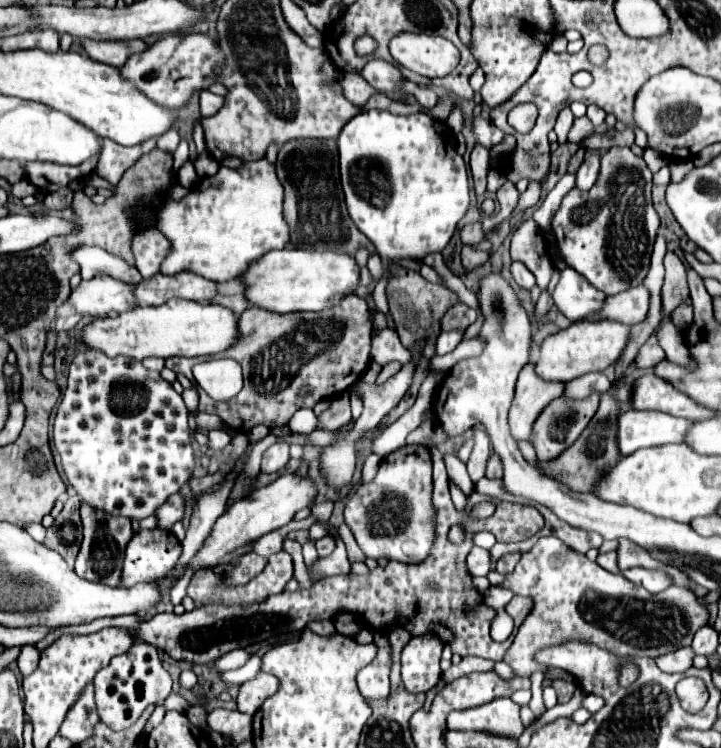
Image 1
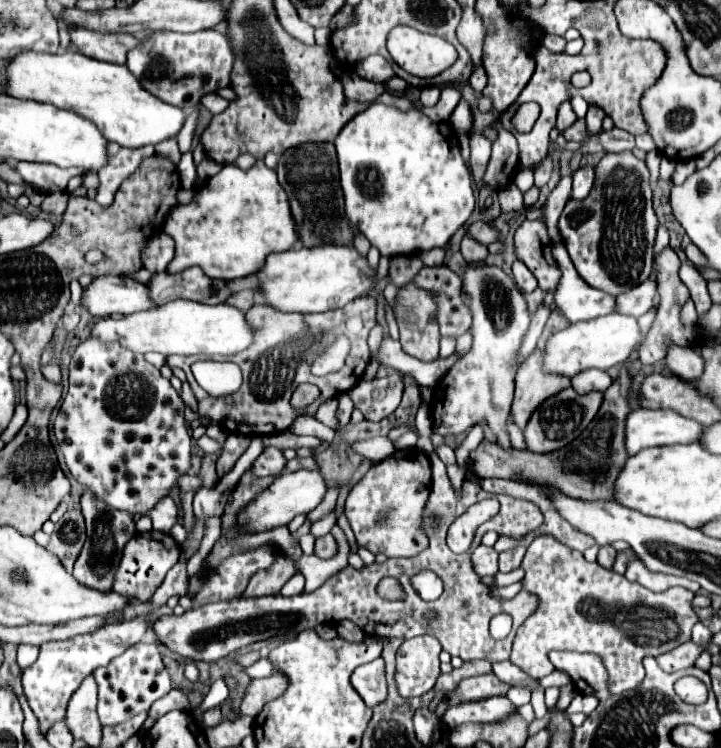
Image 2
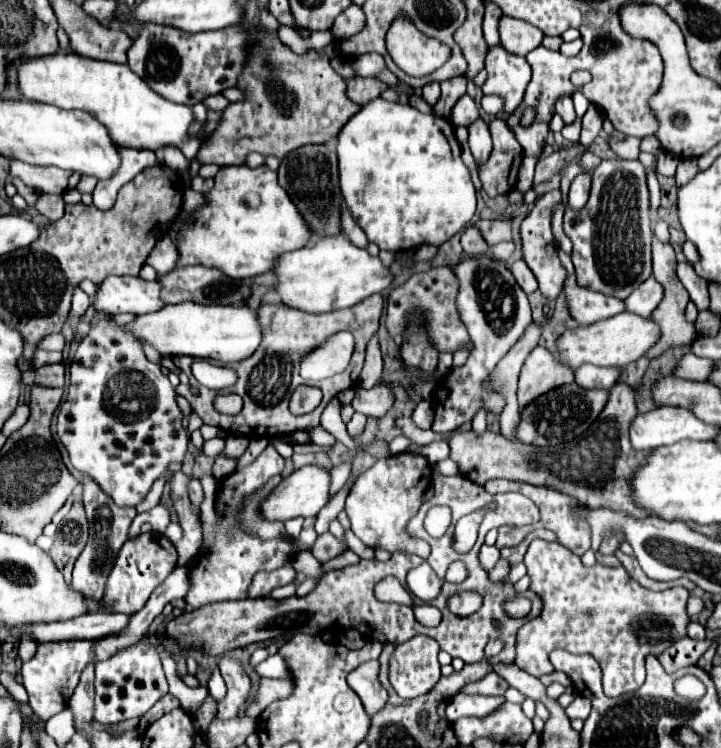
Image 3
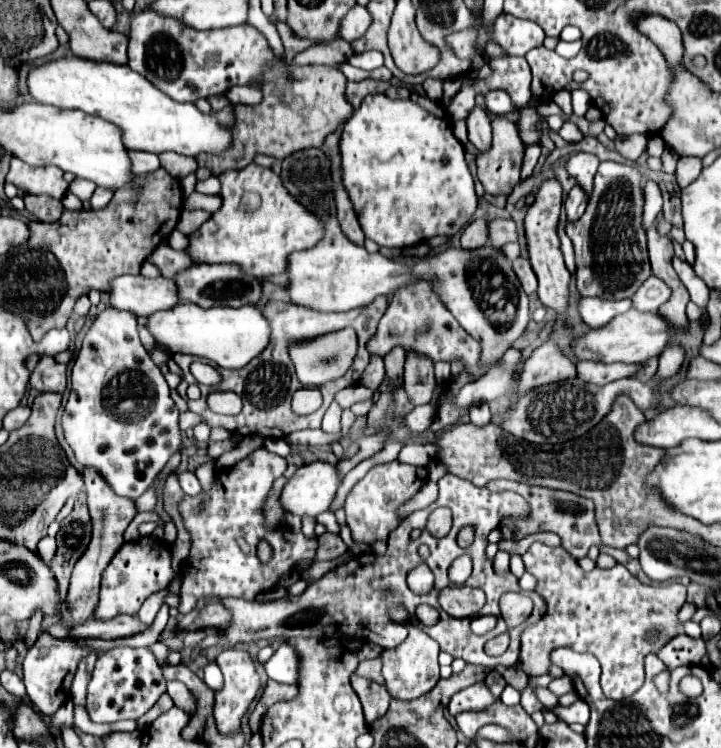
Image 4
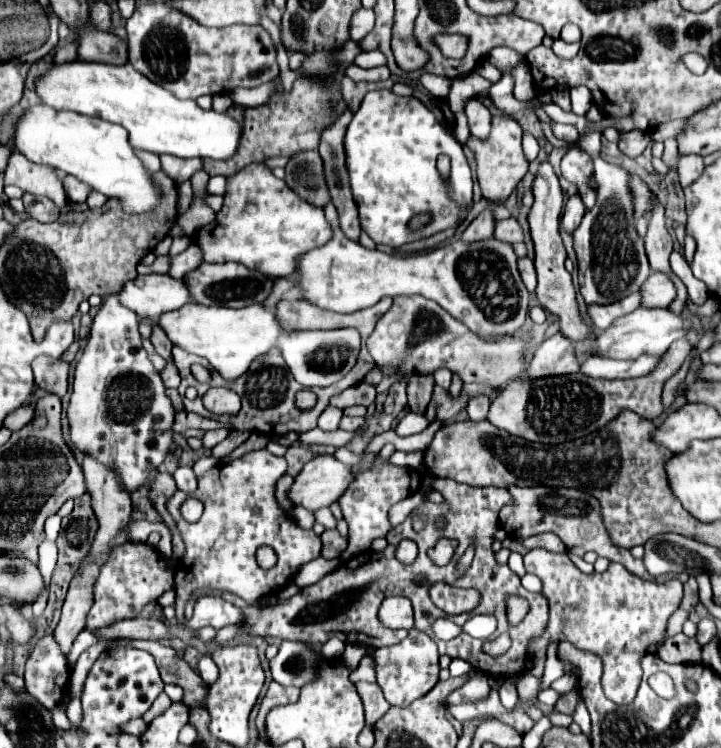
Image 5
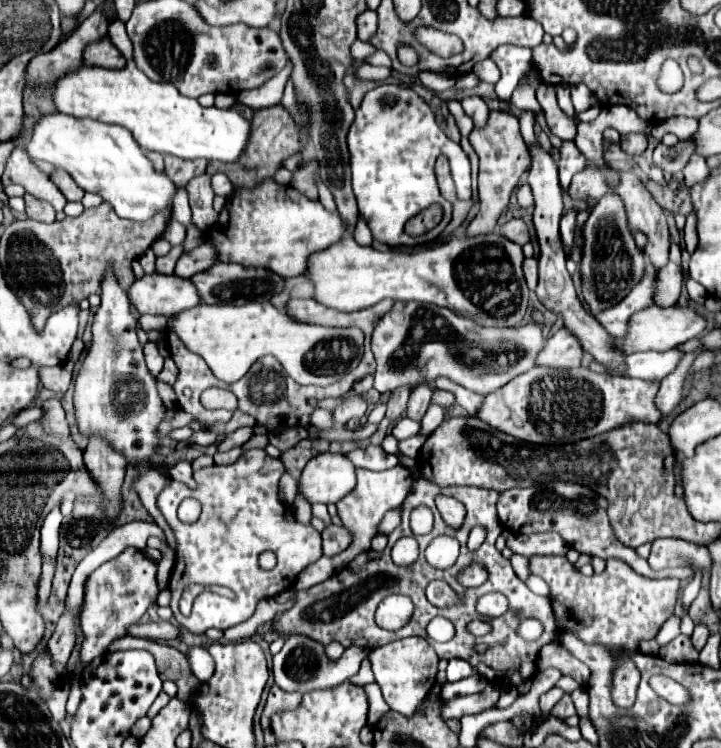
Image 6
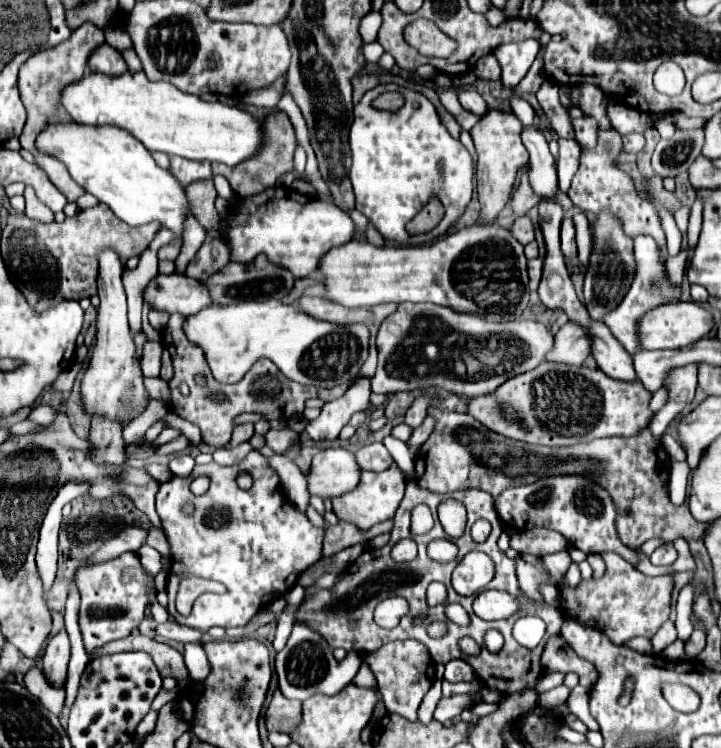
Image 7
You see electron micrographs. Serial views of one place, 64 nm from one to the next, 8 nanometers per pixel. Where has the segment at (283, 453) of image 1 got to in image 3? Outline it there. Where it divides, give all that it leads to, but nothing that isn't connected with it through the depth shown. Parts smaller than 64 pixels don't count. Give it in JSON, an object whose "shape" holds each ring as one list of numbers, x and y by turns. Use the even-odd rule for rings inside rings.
{"shape":[[268,446,252,464,248,464,240,470,234,470,230,476,220,480,220,488,216,494,214,538,210,544,204,544,200,548,196,560,190,566,190,588,186,594,200,598,200,600,196,600,194,608,198,608,206,602,206,594,208,594,208,602,210,602,212,594,228,594,228,600,246,598,256,572,278,570,284,564,288,564,294,558,294,554,298,554,302,550,310,550,310,546,304,546,298,538,296,540,276,538,274,542,258,542,258,536,242,530,242,526,238,522,238,514,244,508,244,500,248,500,256,490,260,490,272,476,282,474,282,470,284,470,284,458,272,446]]}

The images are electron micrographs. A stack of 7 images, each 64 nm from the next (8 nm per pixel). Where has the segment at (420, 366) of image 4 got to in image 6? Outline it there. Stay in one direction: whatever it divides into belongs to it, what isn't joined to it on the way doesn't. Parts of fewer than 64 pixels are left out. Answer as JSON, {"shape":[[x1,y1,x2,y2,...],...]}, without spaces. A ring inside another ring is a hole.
{"shape":[[418,386,412,390,410,394,410,402,408,402,408,410,406,416,420,422,430,406,430,398,432,398,432,388,430,386]]}

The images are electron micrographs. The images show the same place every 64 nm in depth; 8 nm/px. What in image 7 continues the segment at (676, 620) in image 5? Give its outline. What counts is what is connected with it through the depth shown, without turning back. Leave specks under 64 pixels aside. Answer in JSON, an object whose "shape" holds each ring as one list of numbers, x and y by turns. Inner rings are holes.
{"shape":[[666,622,658,632,656,636,650,640,652,642,652,652,658,656,668,644,672,644,676,640,676,628,674,628,674,622]]}

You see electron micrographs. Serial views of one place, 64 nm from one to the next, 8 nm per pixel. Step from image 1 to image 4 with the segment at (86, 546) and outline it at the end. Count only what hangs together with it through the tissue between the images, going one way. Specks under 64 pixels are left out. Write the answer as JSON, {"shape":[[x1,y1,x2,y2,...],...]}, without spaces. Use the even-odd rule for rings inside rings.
{"shape":[[86,466,82,470,82,478,84,478,84,490,88,494,88,508,90,508,94,532,92,532,92,540,90,540,90,544,86,548,86,554,82,554,82,558,76,562,72,578,70,578,70,588,68,588,68,596,66,596,66,608,68,608,68,612,62,618,64,626,82,624,94,612,94,606,98,602,100,574,108,566,110,558,116,554,118,546,122,546,122,542,124,542,122,534,128,528,128,524,132,522,132,518,136,516,134,502,130,498,122,498,122,496,114,494,114,490,110,488,110,484,104,482,102,474,96,468]]}

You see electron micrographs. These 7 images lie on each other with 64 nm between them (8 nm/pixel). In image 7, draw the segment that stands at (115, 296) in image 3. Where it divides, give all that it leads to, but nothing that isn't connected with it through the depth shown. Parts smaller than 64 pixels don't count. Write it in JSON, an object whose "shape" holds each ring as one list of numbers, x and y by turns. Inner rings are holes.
{"shape":[[158,274,146,286,144,300,148,300,154,310,166,310,170,314,178,312,184,316,198,314,212,304,208,286,202,286,202,282,184,274]]}

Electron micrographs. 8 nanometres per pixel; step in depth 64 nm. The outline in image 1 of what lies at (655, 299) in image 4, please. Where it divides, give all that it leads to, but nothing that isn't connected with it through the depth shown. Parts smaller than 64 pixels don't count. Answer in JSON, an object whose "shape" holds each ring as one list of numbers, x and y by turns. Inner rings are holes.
{"shape":[[640,284,622,294,608,296,606,306,602,308,602,316,614,318,618,322,630,322,634,326,646,318,648,304,650,304,650,292,644,284]]}

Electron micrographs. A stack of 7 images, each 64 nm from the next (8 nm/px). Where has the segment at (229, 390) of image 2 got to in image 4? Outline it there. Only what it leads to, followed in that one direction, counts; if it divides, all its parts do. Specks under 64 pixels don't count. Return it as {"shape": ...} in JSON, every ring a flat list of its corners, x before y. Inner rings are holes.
{"shape":[[194,362,190,366,194,378,198,380,198,384,206,384,206,386,218,386,220,384,220,374,216,372,214,366,206,364,206,362]]}

